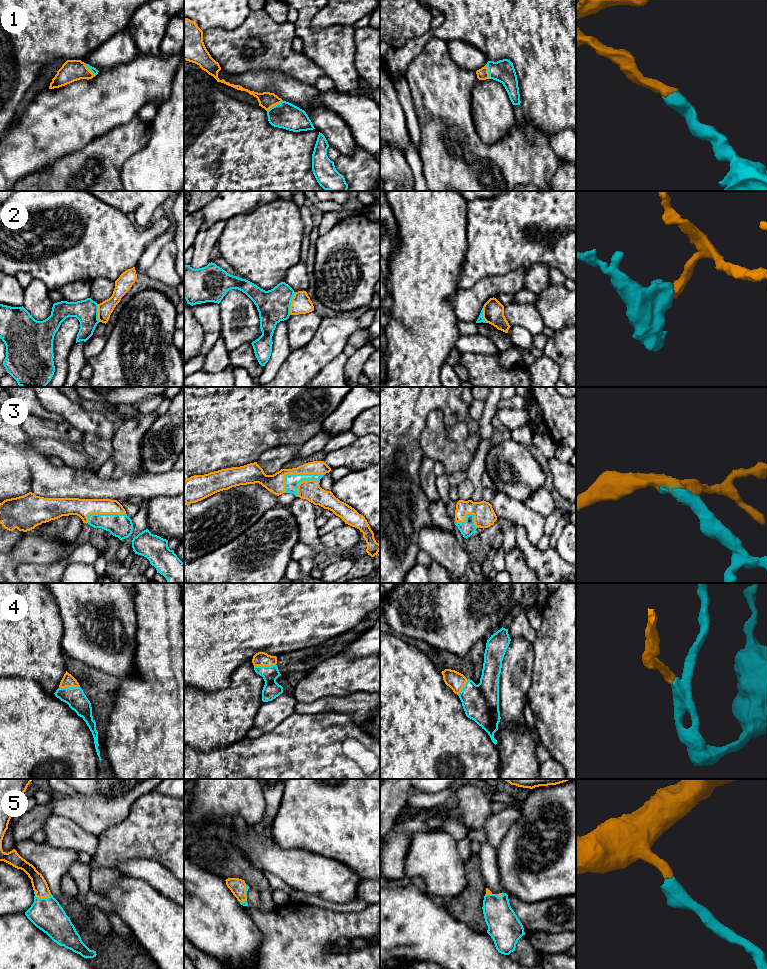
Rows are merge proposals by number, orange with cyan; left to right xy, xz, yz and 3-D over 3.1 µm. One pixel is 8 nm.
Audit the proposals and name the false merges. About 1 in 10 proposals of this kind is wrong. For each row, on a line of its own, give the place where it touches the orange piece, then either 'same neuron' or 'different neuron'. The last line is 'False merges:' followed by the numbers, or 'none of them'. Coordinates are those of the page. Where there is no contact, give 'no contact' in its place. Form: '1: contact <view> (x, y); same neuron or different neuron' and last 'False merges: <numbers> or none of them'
1: contact xz (274, 105); same neuron
2: contact xz (291, 303); different neuron
3: contact xz (297, 473); same neuron
4: contact xz (264, 665); same neuron
5: contact xy (43, 897); same neuron
False merges: 2

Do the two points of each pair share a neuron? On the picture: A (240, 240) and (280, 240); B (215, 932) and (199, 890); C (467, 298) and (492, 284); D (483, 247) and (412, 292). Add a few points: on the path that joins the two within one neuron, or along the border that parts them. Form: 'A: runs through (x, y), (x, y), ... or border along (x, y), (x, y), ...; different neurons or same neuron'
A: runs through (250, 241), (270, 240); same neuron
B: runs through (215, 922), (199, 906), (199, 900); same neuron
C: runs through (473, 298), (486, 288); same neuron
D: border along (467, 235), (466, 258), (459, 281); different neurons

